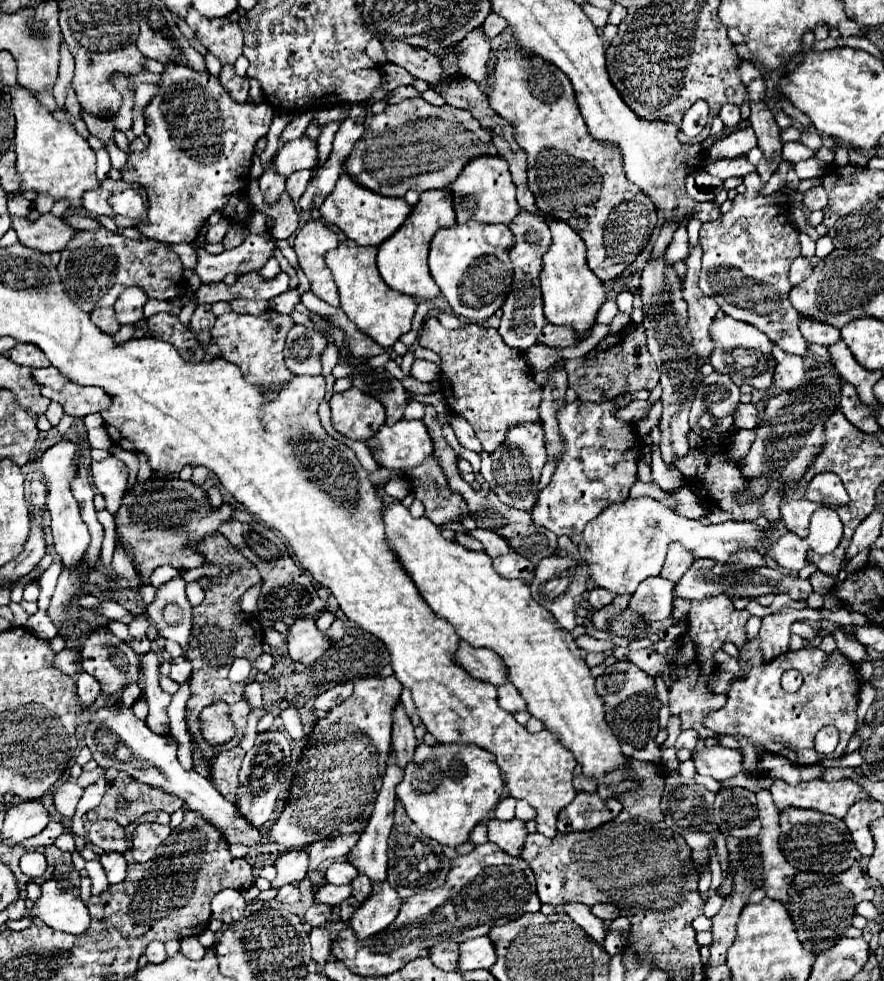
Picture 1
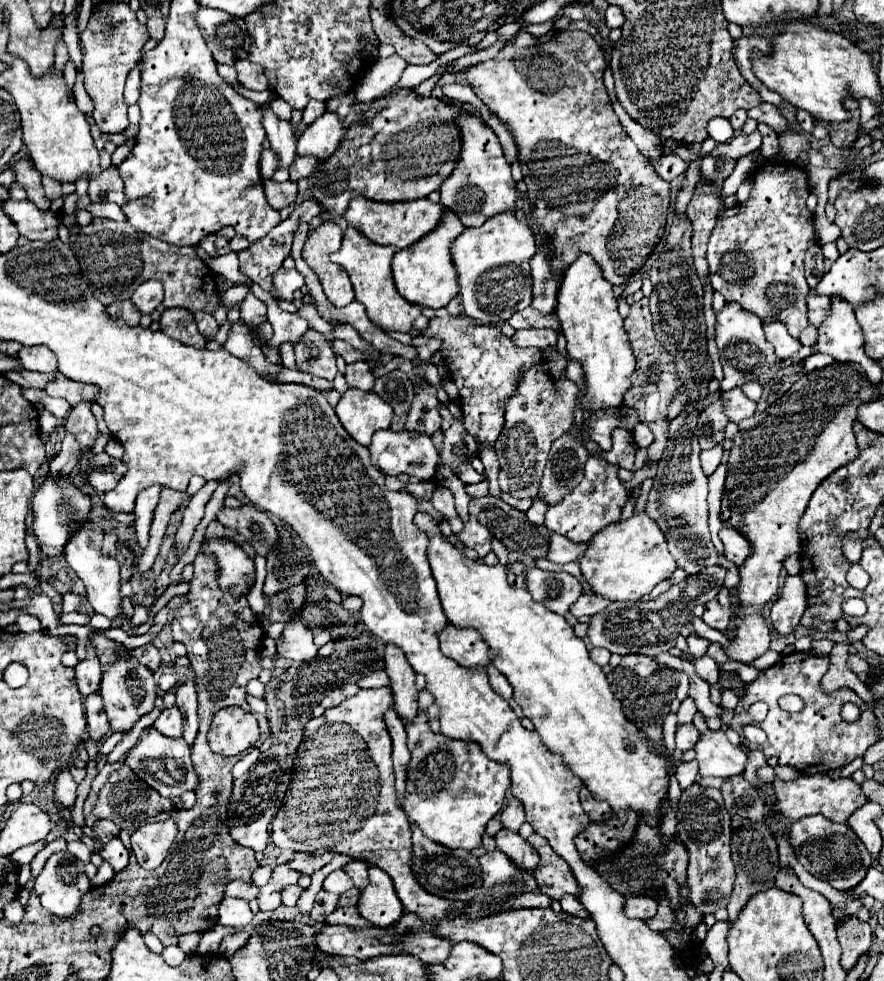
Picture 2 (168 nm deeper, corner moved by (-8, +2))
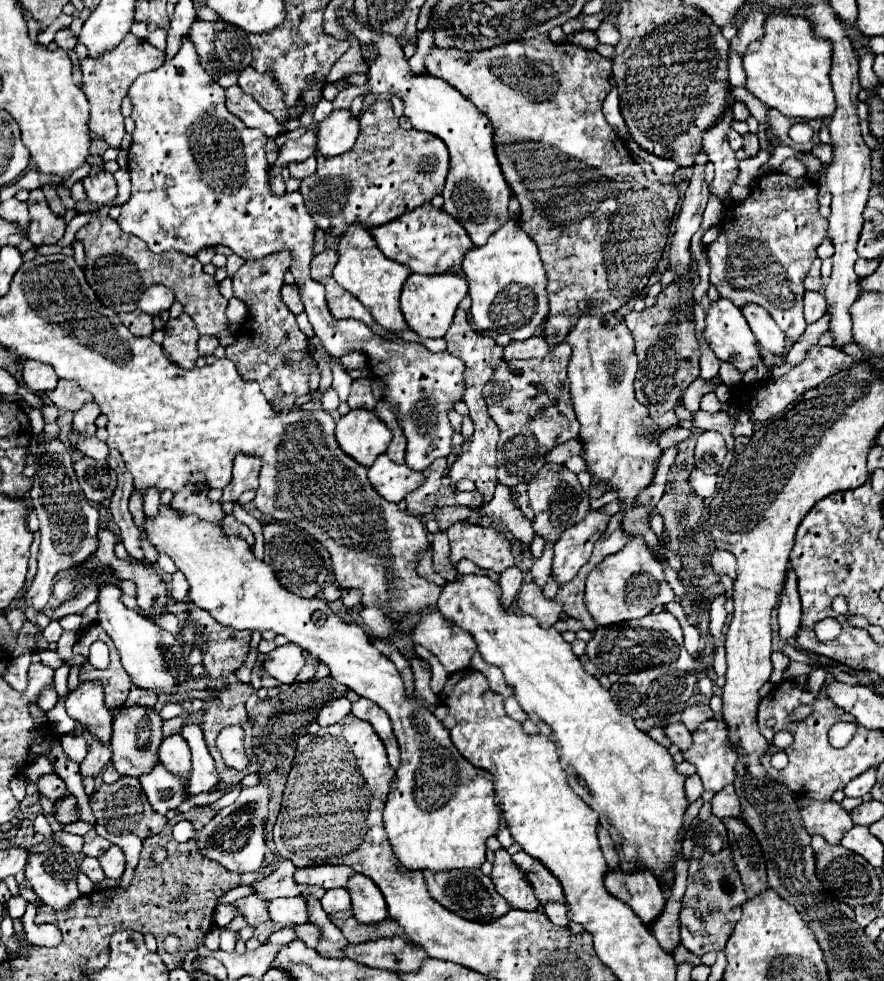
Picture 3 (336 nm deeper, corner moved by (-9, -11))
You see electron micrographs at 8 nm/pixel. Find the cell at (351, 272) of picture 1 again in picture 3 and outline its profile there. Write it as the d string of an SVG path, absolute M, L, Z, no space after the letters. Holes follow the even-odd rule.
M352 224L346 230L346 234L340 238L338 256L340 260L334 268L334 280L342 288L346 288L350 294L354 294L370 310L376 324L386 332L410 330L400 312L400 290L402 290L402 284L406 282L406 276L410 276L412 270L400 262L388 260L376 246L370 232L360 224Z

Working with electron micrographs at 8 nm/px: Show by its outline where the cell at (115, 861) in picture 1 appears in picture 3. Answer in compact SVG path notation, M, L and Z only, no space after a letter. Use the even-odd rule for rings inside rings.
M110 846L110 850L100 856L100 866L108 878L118 880L124 874L124 864L126 860L120 846Z

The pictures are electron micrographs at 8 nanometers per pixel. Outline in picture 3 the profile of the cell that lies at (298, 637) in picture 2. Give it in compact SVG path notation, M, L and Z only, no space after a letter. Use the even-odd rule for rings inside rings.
M288 642L284 646L276 646L270 654L266 654L264 670L278 682L292 684L304 662L304 650L298 644Z

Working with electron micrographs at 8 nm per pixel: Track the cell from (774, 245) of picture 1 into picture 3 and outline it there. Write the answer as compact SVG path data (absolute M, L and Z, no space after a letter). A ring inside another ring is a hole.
M784 172L764 174L756 180L750 196L744 202L728 206L720 226L720 236L706 248L710 264L710 284L716 286L720 298L734 302L738 308L748 302L762 306L790 342L796 342L806 330L806 320L802 316L804 278L810 270L812 260L816 258L816 248L826 238L828 220L818 214L818 206L818 184L814 178L792 178Z

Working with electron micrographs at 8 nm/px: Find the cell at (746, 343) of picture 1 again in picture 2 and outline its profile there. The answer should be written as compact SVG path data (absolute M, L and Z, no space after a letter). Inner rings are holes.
M725 303L725 307L717 313L715 323L715 341L719 345L719 357L725 371L725 379L721 383L721 391L733 389L741 379L757 379L765 375L773 365L777 363L777 357L773 353L773 345L763 335L761 319L743 307L737 307L737 303Z

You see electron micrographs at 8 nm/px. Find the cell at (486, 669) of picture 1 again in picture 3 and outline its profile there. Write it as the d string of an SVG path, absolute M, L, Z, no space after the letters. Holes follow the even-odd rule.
M436 608L422 614L422 620L412 632L412 640L428 648L448 674L470 668L470 660L476 654L476 640L472 634L446 622Z

